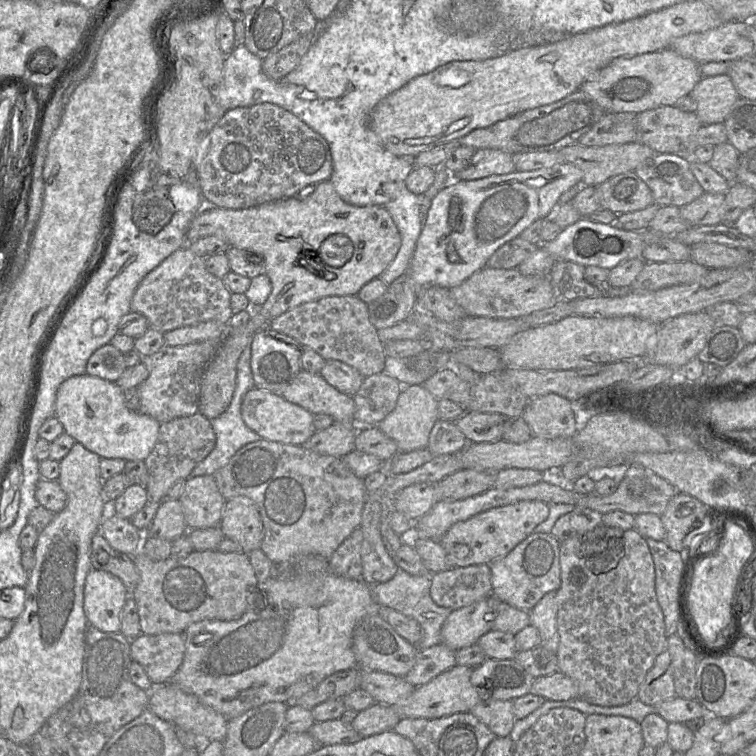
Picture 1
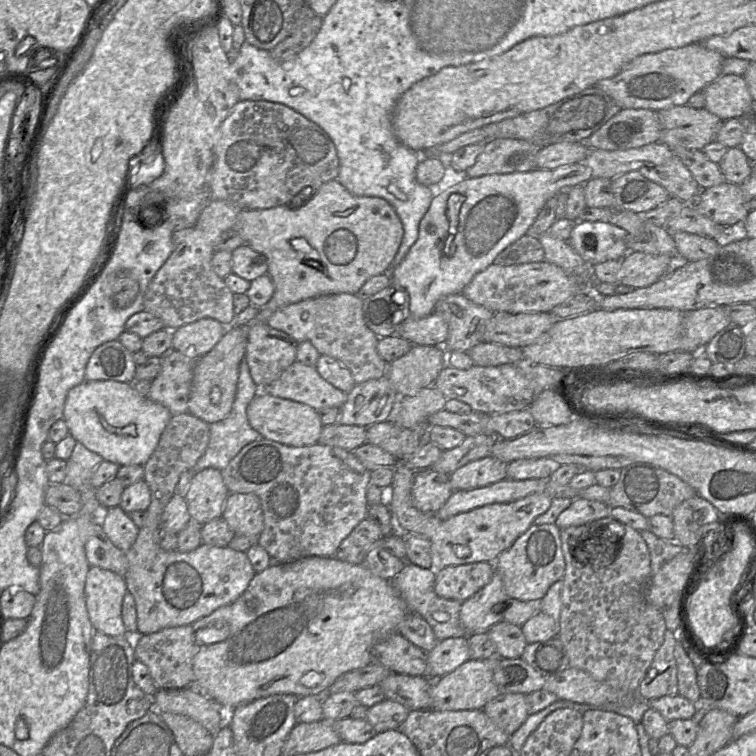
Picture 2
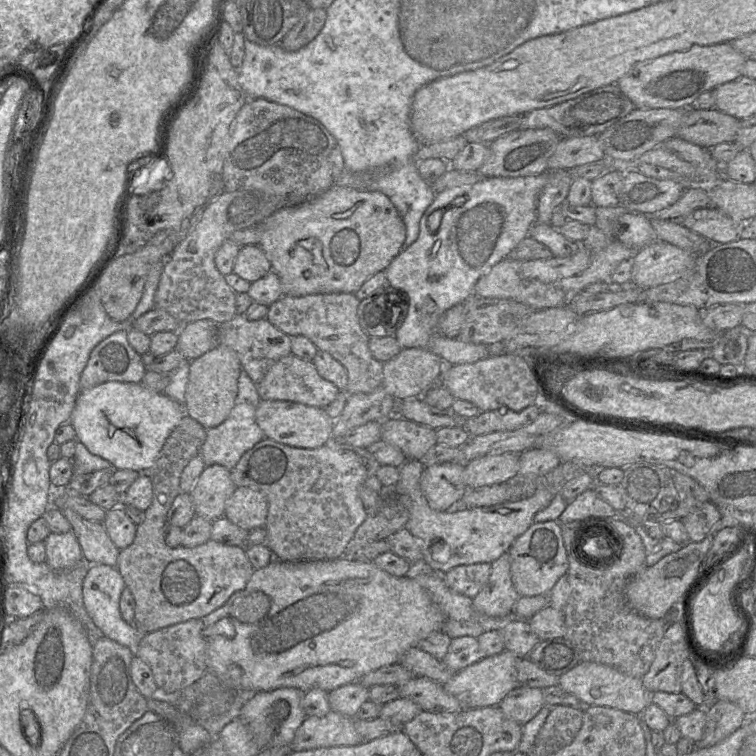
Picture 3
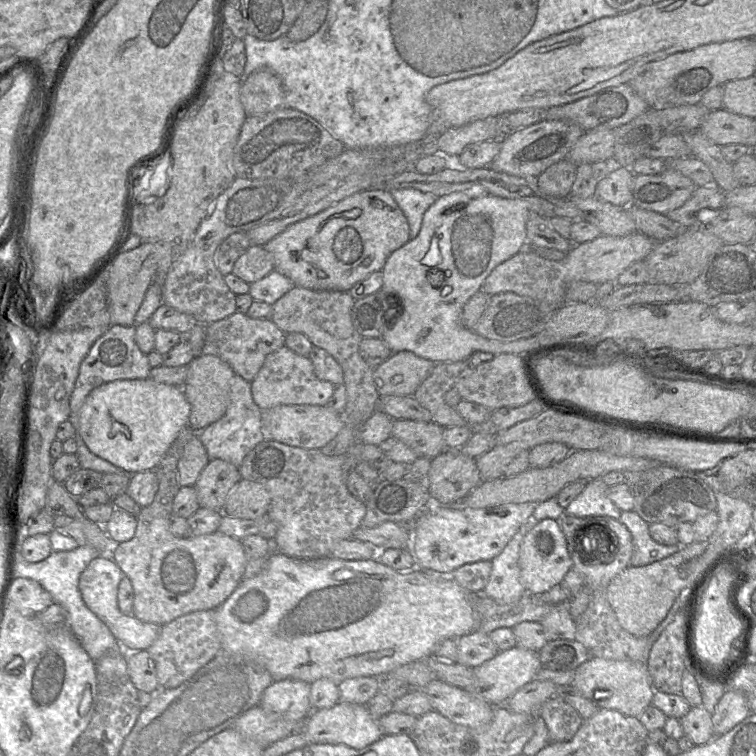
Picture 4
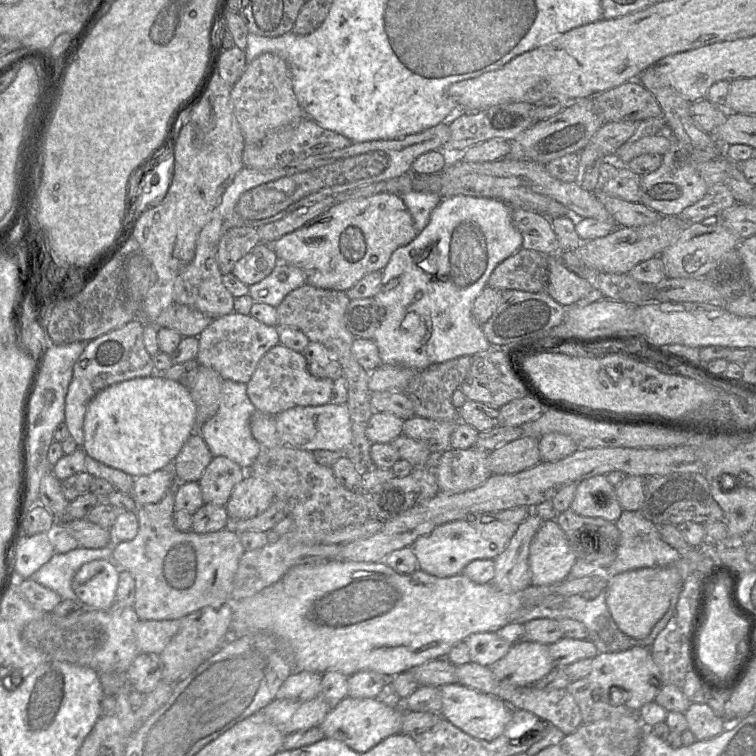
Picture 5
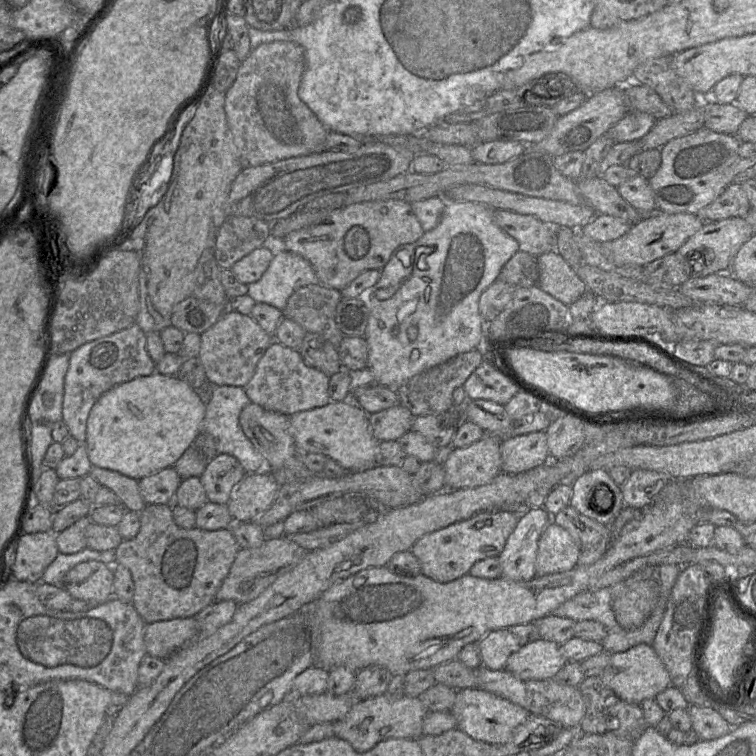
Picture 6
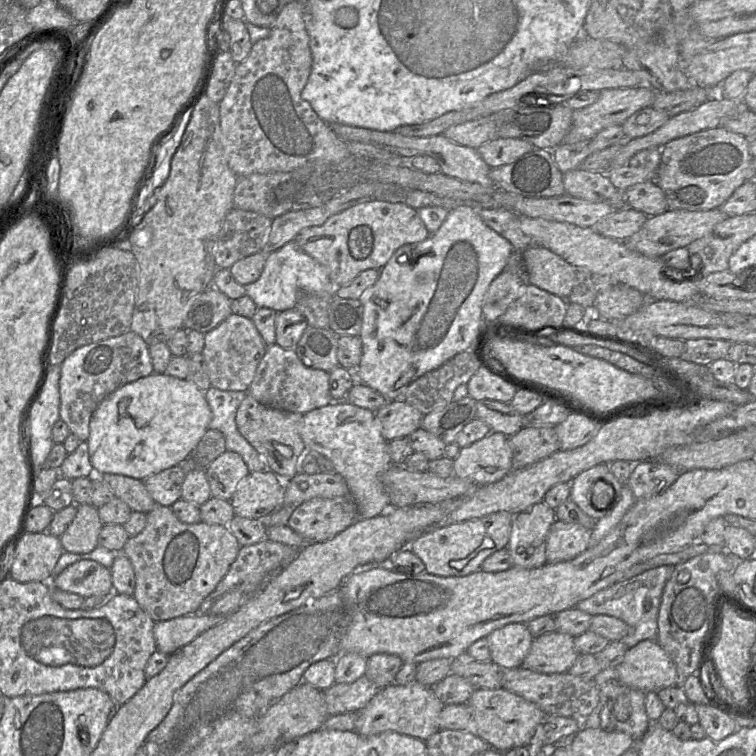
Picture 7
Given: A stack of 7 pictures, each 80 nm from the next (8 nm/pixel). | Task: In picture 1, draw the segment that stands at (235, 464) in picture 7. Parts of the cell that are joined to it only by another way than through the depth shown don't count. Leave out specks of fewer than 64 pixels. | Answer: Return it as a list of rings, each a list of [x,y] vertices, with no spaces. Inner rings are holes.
[[[213,475],[188,478],[178,500],[188,531],[218,526],[226,502]]]

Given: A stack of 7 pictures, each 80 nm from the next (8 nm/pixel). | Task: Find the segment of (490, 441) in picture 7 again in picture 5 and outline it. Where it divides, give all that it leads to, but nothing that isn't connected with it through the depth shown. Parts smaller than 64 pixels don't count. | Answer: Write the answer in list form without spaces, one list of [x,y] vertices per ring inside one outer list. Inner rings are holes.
[[[450,447],[442,452],[435,468],[440,491],[462,493],[483,484],[492,475],[488,466],[489,453],[476,447]]]

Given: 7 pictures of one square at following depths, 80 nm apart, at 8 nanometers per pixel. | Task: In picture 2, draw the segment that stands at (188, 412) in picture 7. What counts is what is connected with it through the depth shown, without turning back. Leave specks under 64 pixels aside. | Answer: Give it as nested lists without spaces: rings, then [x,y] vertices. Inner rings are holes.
[[[84,381],[67,394],[63,420],[69,434],[104,460],[120,466],[144,466],[155,451],[172,414],[160,403],[140,395],[132,383]]]

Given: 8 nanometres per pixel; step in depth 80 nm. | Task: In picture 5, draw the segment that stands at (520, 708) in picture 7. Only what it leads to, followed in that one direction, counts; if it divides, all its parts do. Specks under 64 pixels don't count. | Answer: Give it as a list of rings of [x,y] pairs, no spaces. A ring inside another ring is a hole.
[[[461,684],[439,687],[442,697],[441,715],[453,726],[473,738],[491,741],[499,737],[511,719],[513,708],[501,699],[468,688]]]

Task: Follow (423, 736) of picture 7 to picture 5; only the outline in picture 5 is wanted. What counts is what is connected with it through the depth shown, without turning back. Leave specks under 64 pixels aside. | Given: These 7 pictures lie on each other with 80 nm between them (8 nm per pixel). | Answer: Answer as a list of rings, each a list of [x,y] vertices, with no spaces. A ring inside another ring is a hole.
[[[346,697],[332,706],[325,719],[318,726],[325,738],[331,738],[345,743],[350,749],[364,753],[379,744],[385,738],[401,733],[404,710],[401,706],[391,708],[375,698]]]

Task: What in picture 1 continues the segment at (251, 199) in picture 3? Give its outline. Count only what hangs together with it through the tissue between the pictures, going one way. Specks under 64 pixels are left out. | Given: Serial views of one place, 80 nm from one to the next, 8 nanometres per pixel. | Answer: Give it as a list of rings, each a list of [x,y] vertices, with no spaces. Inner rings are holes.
[[[187,245],[173,252],[139,283],[132,296],[131,311],[143,315],[151,328],[162,333],[206,321],[216,321],[222,325],[228,325],[233,315],[230,306],[231,292],[222,279],[206,269],[205,259],[194,254]]]

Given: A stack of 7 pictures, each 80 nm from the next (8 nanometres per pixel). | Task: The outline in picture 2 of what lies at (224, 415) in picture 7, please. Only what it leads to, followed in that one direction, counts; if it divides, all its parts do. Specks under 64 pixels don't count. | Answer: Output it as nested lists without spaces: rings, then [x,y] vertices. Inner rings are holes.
[[[243,359],[239,368],[237,392],[232,409],[223,420],[209,424],[209,443],[204,454],[197,461],[194,467],[195,473],[207,468],[215,468],[222,471],[242,450],[242,448],[253,441],[263,438],[262,435],[250,425],[246,413],[247,406],[259,392],[260,388],[251,377],[248,363]]]

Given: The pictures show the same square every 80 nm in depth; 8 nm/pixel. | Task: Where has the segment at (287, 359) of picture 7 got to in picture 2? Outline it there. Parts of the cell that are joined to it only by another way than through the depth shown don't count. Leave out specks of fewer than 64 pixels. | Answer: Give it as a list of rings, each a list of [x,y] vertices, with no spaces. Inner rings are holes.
[[[298,360],[261,391],[307,404],[316,410],[341,408],[347,399],[347,393],[322,378],[315,366],[305,365]]]

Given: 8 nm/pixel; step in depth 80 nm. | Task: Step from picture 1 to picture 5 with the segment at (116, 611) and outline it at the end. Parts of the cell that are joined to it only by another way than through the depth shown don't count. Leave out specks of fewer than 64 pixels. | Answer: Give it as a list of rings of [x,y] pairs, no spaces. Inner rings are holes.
[[[111,559],[83,564],[72,579],[80,603],[91,609],[109,610],[116,603],[120,569]],[[180,619],[139,620],[134,626],[139,653],[159,655],[178,632]]]

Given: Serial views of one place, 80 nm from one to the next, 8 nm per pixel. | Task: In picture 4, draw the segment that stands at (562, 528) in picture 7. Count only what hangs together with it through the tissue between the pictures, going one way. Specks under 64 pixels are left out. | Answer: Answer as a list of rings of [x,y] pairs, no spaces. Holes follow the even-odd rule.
[[[544,519],[531,526],[521,542],[518,565],[521,581],[529,595],[539,596],[561,583],[573,567],[573,561],[557,520]]]

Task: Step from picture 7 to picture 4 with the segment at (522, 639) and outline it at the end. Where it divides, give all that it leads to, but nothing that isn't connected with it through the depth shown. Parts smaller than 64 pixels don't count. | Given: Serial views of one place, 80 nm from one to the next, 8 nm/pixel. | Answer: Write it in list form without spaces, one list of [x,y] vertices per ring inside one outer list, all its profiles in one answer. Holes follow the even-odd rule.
[[[473,631],[457,639],[459,664],[475,668],[494,658],[499,650],[488,634]]]

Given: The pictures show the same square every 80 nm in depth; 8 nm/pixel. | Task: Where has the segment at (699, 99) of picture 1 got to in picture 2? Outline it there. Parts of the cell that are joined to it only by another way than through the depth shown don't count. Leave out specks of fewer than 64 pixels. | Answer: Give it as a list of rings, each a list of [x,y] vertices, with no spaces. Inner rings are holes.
[[[736,74],[721,75],[702,92],[704,108],[723,121],[741,117],[754,102],[745,79]]]

